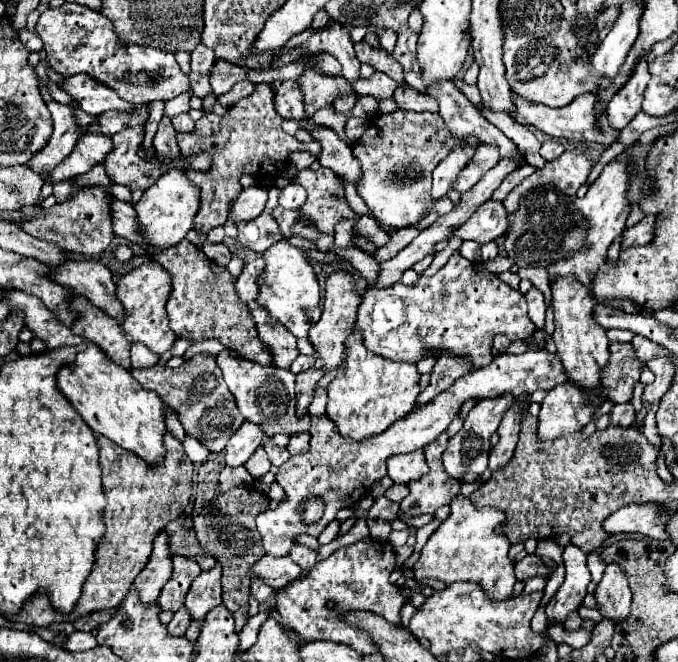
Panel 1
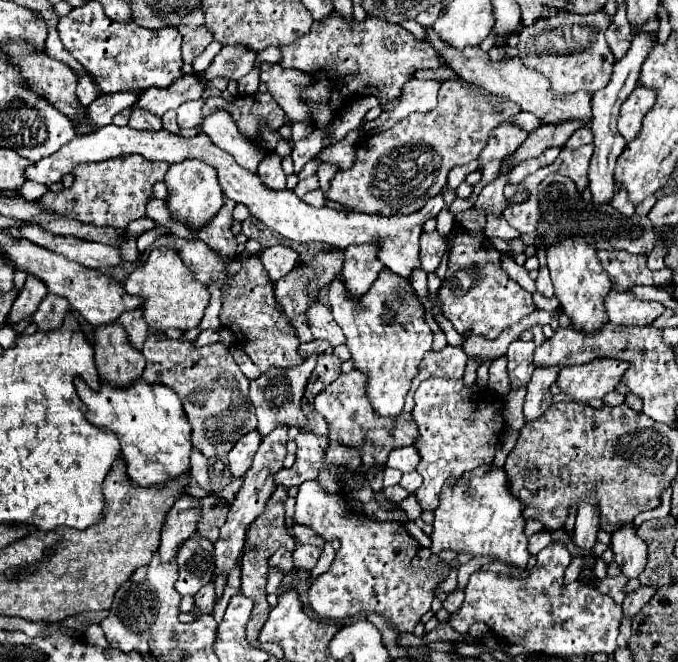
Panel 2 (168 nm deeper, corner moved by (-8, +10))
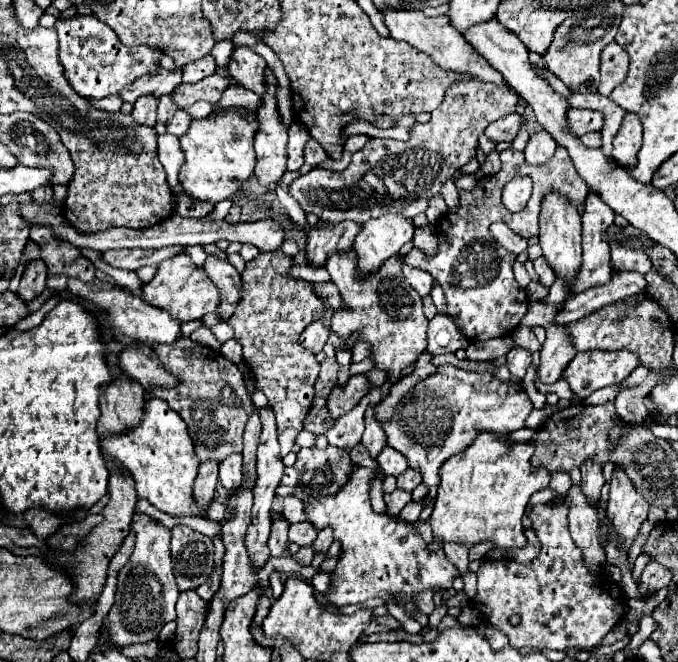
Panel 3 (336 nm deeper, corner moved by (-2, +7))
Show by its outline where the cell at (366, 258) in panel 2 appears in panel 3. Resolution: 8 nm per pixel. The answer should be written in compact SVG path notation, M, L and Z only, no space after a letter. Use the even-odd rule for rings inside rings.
M388 213L364 223L360 235L354 241L360 271L376 271L386 259L396 255L404 243L412 241L412 235L414 221L404 215Z

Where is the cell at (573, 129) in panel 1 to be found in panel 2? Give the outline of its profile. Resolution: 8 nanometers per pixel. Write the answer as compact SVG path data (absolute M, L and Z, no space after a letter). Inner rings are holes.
M428 28L428 42L444 56L448 66L452 66L464 80L474 82L476 86L484 88L486 92L490 92L494 96L502 96L502 98L512 100L514 104L520 106L520 110L534 114L536 118L540 118L546 124L562 124L566 120L578 120L584 124L592 122L592 112L590 112L592 96L586 90L576 92L574 96L558 98L550 92L550 82L544 76L538 76L538 72L530 72L530 68L520 64L518 58L512 58L508 64L490 62L488 54L482 52L478 46L470 46L470 48L464 48L462 52L458 52L456 48L442 44L442 40L438 40L438 34L432 28Z

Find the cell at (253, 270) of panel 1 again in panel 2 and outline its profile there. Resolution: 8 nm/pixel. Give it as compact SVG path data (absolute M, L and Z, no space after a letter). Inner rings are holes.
M270 246L260 252L260 262L266 268L270 280L280 280L286 276L298 262L298 254L288 246Z

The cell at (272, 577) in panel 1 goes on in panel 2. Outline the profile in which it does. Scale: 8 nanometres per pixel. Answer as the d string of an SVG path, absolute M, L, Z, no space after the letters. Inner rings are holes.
M298 546L292 554L294 558L294 570L312 570L322 554L322 548L314 546Z

